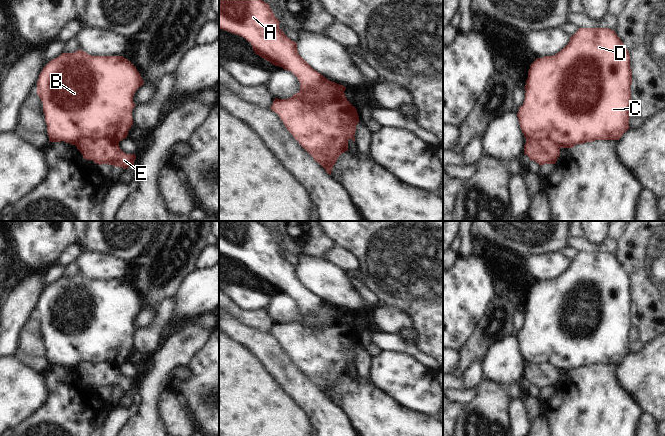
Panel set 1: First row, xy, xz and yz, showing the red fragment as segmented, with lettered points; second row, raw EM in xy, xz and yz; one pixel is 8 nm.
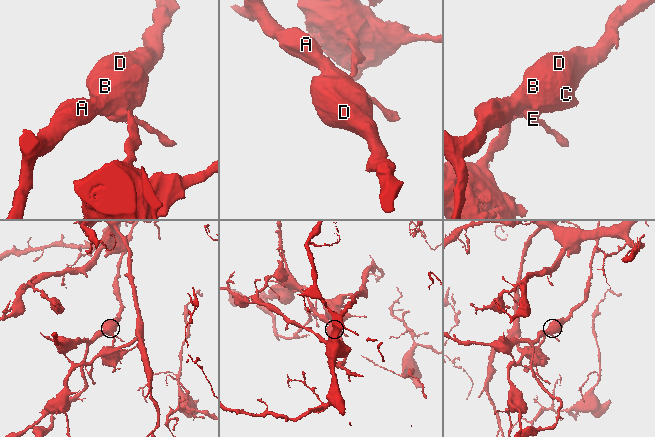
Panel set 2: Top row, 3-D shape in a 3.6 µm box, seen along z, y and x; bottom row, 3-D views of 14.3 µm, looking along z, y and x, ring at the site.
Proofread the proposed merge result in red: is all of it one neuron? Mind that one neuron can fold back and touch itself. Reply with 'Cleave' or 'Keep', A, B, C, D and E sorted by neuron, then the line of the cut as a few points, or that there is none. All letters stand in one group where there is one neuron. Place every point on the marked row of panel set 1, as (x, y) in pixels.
Cleave. Groups: A B C D / E. Split along xy (118, 143), (104, 138), (81, 138), (74, 144)

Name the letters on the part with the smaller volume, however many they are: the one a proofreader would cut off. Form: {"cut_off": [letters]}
{"cut_off": ["A", "B", "C", "D"]}

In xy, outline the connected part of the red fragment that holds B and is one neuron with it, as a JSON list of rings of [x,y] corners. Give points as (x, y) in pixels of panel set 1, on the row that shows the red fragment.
[[[80,49],[74,53],[62,53],[43,68],[37,81],[36,92],[43,103],[49,141],[75,145],[82,138],[105,138],[119,144],[127,138],[133,125],[132,110],[136,106],[133,96],[143,84],[136,67],[123,56],[92,56]]]

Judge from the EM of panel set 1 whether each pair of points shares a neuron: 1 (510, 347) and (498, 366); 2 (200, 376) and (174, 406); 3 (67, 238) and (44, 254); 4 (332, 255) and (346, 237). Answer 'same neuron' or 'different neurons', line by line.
1: same neuron
2: different neurons
3: same neuron
4: different neurons

